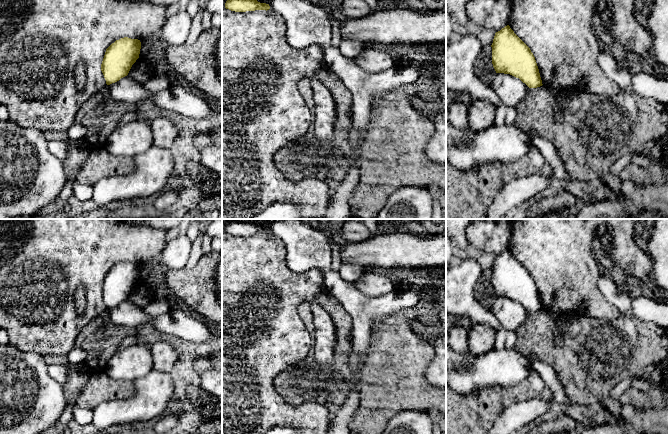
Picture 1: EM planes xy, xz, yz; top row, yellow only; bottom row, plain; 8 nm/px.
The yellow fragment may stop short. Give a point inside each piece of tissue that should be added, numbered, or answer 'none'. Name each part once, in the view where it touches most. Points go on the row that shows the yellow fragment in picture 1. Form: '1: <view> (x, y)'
none

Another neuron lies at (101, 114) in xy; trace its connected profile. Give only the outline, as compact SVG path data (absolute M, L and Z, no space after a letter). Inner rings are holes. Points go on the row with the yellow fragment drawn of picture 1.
M106 86L90 97L78 111L75 122L87 128L81 144L94 151L104 149L111 133L116 129L121 117L127 113L140 114L141 106L118 101L111 97Z

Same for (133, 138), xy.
M138 116L128 123L117 125L104 150L112 156L129 157L146 152L153 145L149 118Z

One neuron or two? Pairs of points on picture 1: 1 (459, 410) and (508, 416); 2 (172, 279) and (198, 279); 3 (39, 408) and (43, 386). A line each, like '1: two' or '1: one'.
1: two
2: one
3: one

